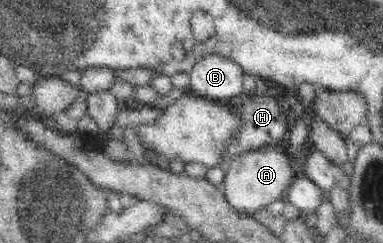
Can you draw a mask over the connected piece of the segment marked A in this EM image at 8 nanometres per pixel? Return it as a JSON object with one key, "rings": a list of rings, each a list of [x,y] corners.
{"rings":[[[280,145],[264,146],[254,152],[236,158],[225,172],[222,190],[228,204],[241,213],[252,215],[267,207],[271,202],[282,199],[297,174],[289,156],[280,149]]]}

